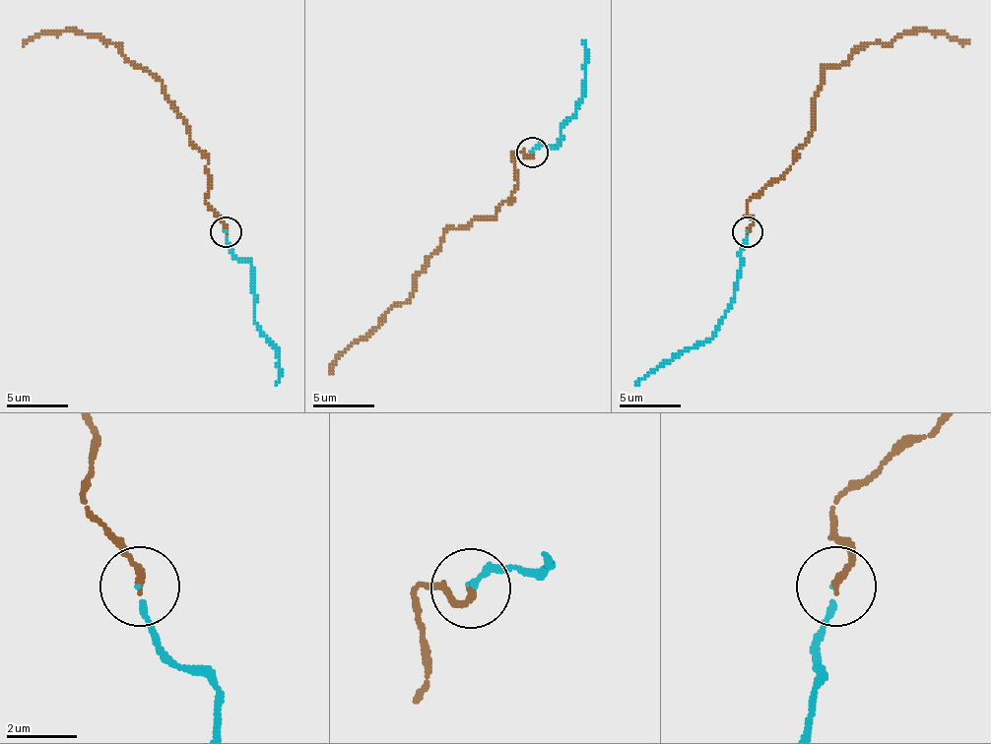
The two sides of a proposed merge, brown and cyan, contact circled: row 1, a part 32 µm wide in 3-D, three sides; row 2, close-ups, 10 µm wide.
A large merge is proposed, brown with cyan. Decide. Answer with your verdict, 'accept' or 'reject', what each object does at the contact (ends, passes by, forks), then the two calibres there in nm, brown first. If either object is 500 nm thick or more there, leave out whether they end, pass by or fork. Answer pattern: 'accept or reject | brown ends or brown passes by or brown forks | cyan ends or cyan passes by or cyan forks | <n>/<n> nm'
accept | brown ends | cyan ends | 190/140 nm

